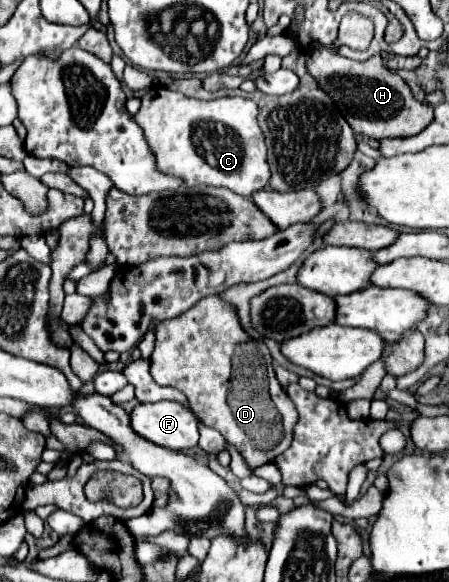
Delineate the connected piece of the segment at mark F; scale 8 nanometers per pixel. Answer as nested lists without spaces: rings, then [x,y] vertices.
[[[162,400],[134,406],[130,426],[138,436],[170,450],[188,450],[198,444],[198,418],[176,402]]]

